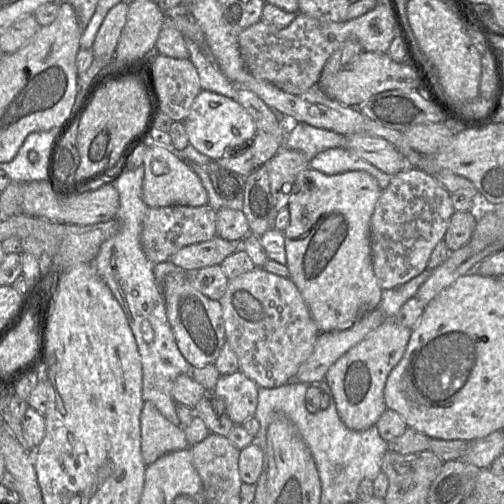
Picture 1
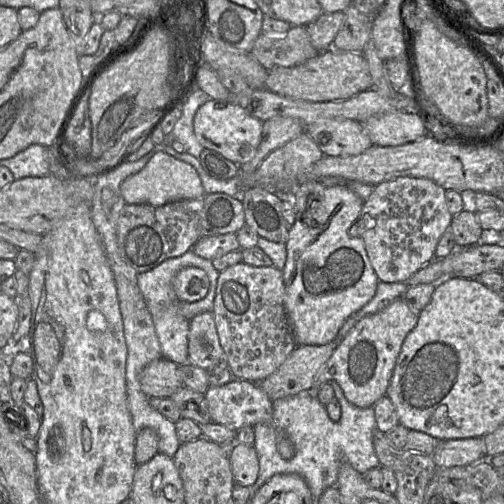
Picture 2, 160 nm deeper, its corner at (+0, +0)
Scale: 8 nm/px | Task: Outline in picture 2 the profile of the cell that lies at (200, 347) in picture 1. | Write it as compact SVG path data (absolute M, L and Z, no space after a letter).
M213 312L199 314L189 321L188 363L206 370L229 367Z

